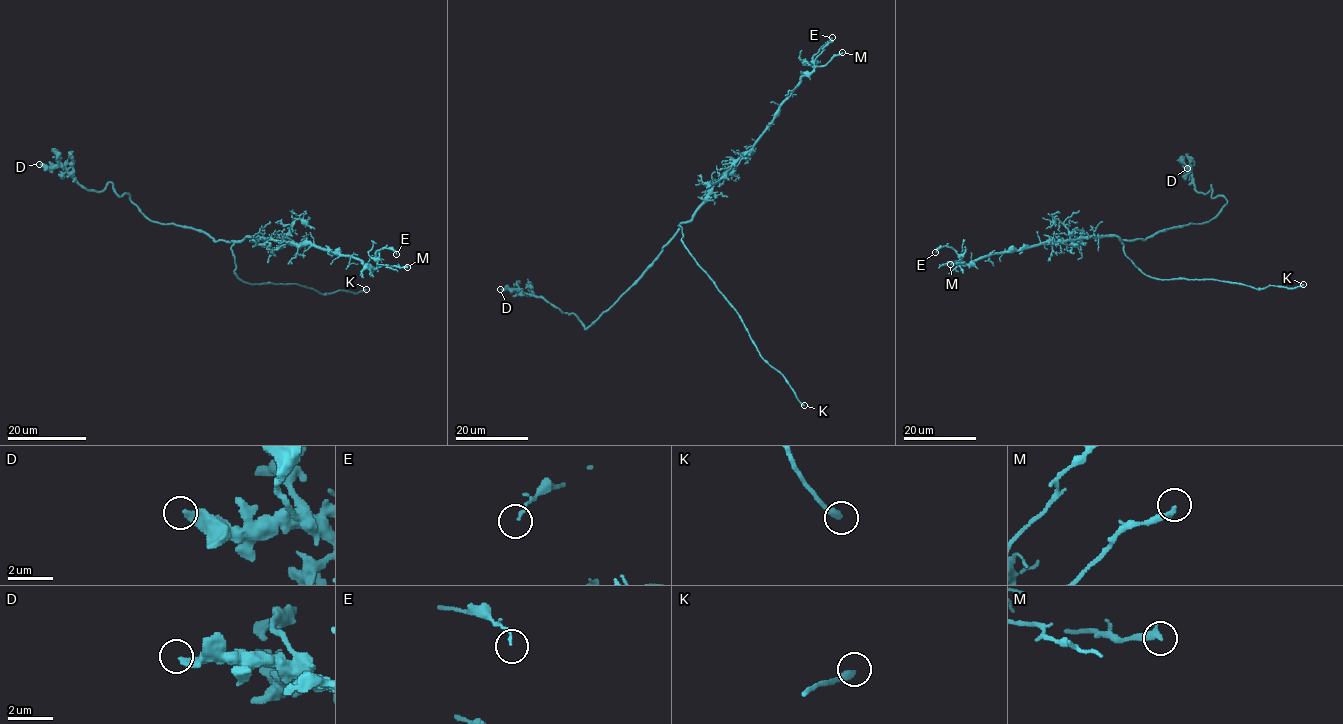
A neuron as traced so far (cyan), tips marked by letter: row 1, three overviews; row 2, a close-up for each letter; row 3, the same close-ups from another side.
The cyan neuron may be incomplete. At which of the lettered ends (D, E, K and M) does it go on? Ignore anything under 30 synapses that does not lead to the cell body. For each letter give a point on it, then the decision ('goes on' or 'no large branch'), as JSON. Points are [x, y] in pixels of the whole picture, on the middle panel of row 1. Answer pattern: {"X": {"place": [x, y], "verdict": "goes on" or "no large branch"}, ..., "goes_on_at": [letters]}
{"D": {"place": [500, 289], "verdict": "no large branch"}, "E": {"place": [832, 37], "verdict": "no large branch"}, "K": {"place": [804, 405], "verdict": "goes on"}, "M": {"place": [842, 52], "verdict": "no large branch"}, "goes_on_at": ["K"]}

